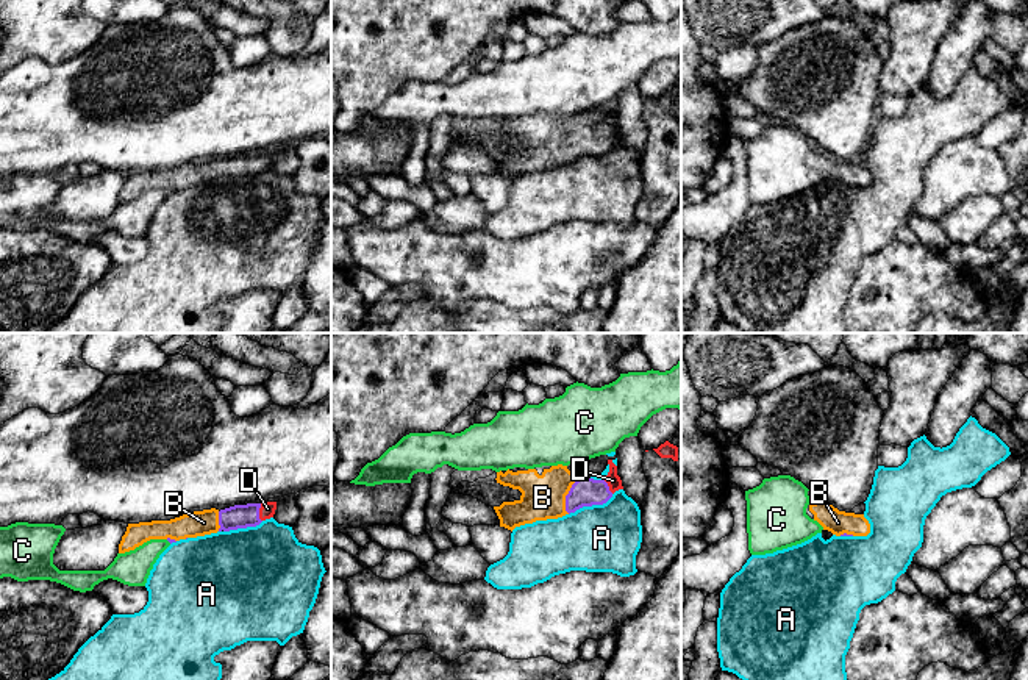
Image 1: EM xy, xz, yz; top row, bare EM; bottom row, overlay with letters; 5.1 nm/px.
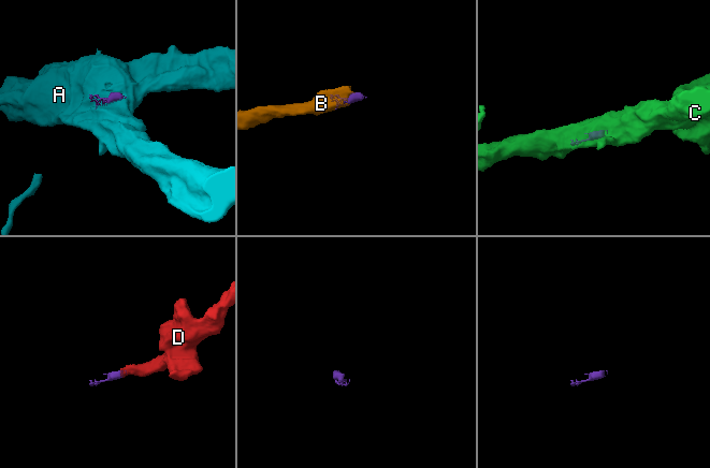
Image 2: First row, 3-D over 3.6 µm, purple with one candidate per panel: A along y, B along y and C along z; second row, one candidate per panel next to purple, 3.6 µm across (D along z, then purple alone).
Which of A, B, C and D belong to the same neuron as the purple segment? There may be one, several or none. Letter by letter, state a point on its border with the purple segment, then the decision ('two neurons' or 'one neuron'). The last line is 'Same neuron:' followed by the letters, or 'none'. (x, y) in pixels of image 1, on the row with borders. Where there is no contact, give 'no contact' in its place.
A: contact xz (591, 505); two neurons
B: contact xz (566, 496); one neuron
C: contact xy (169, 541); two neurons
D: contact xy (258, 513); one neuron
Same neuron: B, D

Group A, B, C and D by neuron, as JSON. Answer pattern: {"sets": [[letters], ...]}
{"sets": [["A"], ["B", "D"], ["C"]]}

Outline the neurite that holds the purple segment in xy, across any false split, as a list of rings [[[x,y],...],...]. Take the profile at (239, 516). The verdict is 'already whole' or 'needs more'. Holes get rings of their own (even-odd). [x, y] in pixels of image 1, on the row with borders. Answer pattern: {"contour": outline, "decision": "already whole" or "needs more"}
{"contour": [[[277,502],[234,505],[225,510],[203,510],[183,514],[170,521],[152,521],[128,524],[119,544],[119,553],[134,550],[150,539],[167,539],[170,544],[180,539],[205,536],[217,531],[256,527],[273,517]]], "decision": "needs more"}

